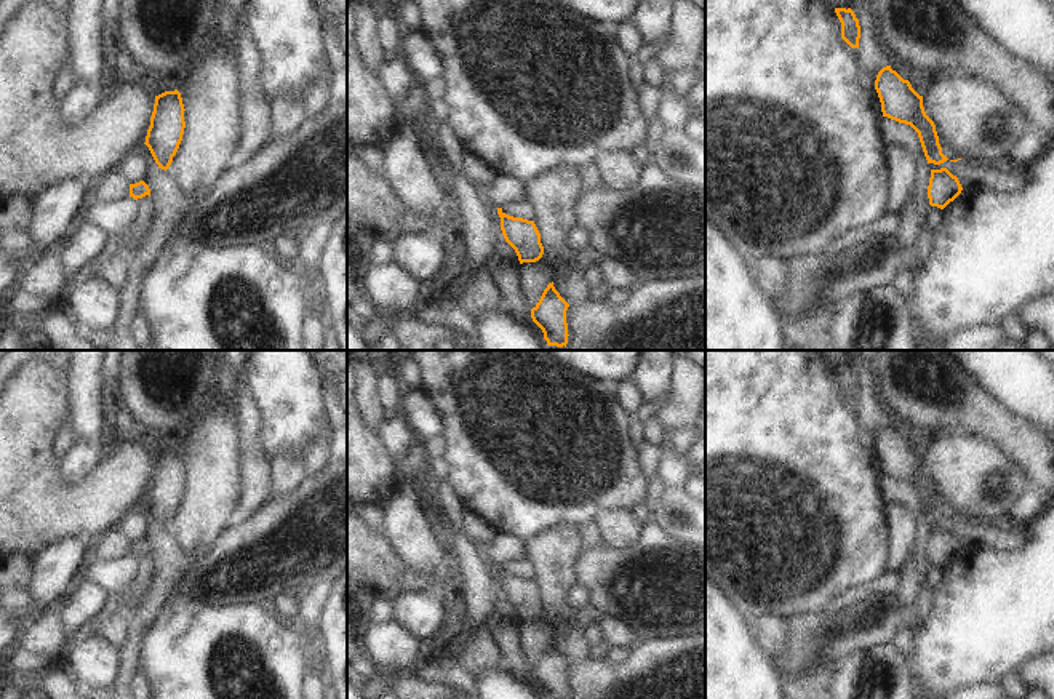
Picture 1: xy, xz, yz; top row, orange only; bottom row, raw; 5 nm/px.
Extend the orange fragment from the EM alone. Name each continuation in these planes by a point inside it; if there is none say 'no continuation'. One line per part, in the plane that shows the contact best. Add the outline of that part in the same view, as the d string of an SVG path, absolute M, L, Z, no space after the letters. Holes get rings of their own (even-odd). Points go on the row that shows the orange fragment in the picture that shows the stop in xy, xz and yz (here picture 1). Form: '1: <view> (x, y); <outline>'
no continuation

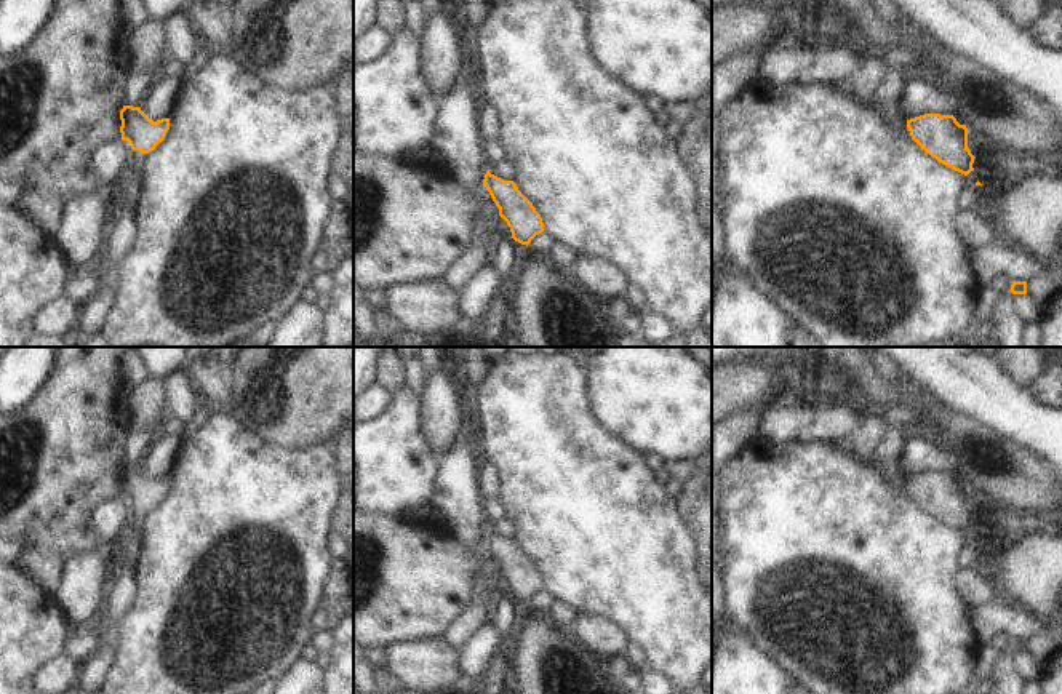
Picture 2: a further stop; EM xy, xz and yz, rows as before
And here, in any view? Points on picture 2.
no continuation

